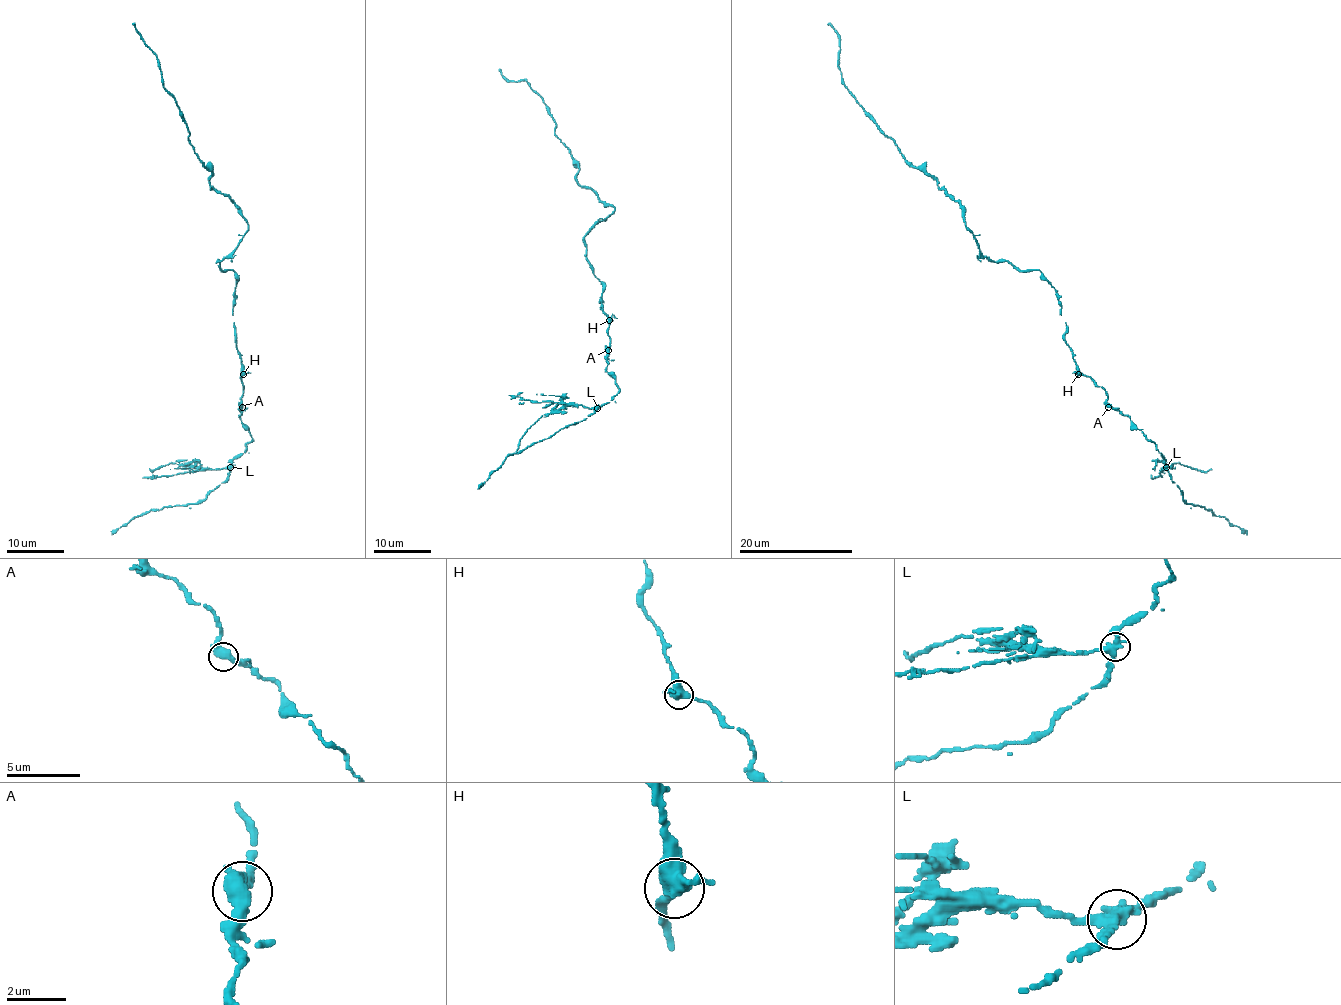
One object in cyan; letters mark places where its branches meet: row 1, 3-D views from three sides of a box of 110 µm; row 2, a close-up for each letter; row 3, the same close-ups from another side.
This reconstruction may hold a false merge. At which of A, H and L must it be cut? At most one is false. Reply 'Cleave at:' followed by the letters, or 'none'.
Cleave at: L

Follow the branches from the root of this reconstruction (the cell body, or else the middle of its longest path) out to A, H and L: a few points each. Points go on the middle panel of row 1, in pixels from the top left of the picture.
A: (602, 291), (599, 307), (608, 317), (608, 350)
H: (602, 291), (599, 307), (609, 320)
L: (602, 291), (599, 307), (608, 317), (607, 371), (615, 380), (618, 393), (609, 403), (597, 408)

